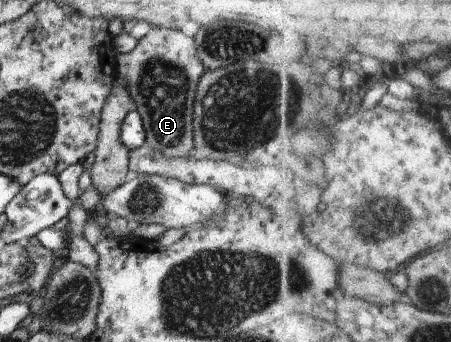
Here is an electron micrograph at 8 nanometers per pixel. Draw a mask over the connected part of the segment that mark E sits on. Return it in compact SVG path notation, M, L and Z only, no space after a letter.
M153 26L132 52L115 56L117 75L128 86L128 92L136 104L145 129L145 143L158 150L164 158L192 155L194 148L193 108L197 85L206 71L198 59L198 48L194 38L189 38L180 29Z

